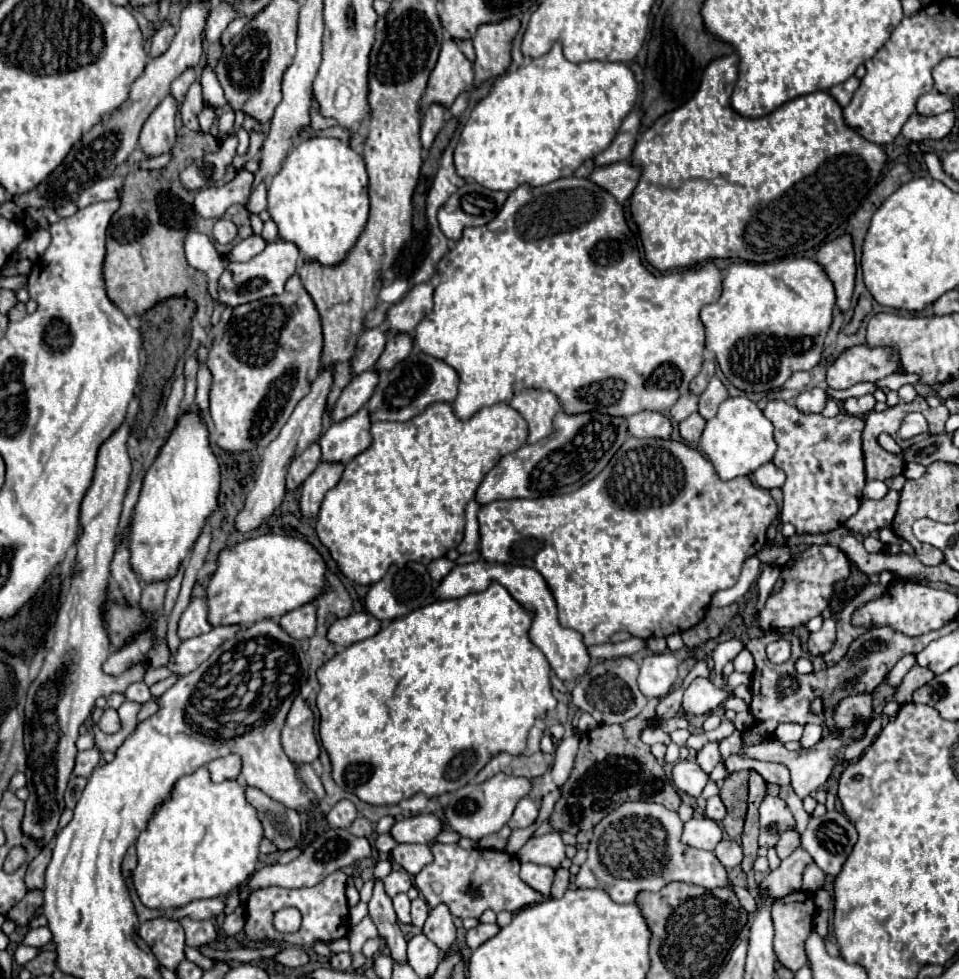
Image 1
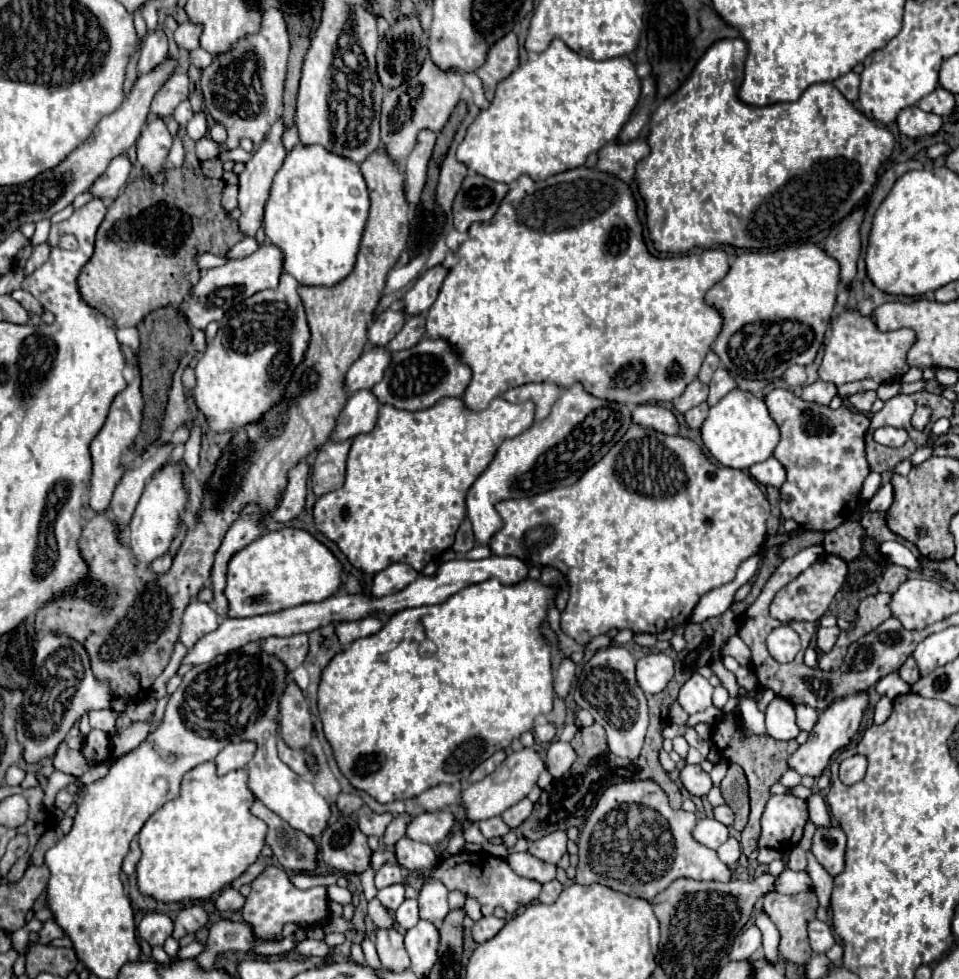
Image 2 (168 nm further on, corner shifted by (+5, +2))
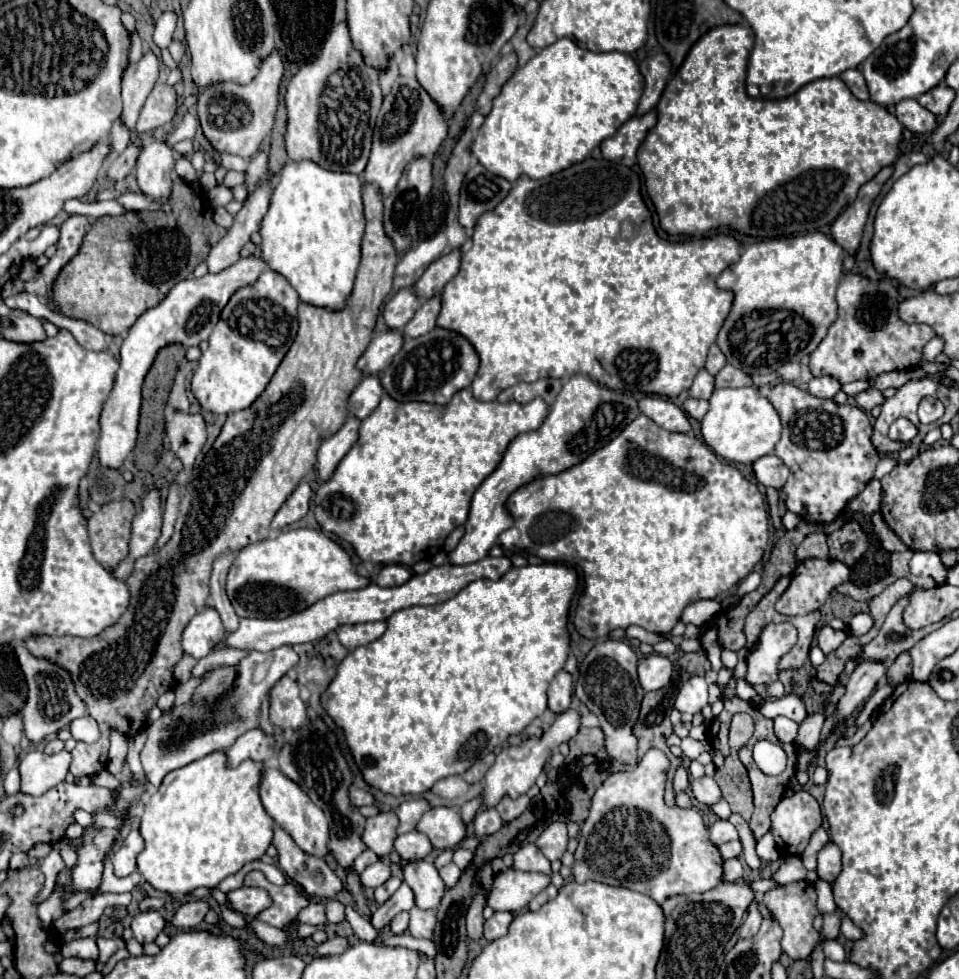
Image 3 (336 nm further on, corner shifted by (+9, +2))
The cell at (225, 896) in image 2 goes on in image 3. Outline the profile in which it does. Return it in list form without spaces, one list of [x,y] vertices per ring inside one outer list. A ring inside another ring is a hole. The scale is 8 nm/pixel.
[[[240,887],[240,889],[228,893],[228,903],[238,913],[256,917],[260,911],[264,911],[266,907],[272,905],[272,899],[270,899],[268,891],[264,891],[264,889],[258,889],[258,887]]]

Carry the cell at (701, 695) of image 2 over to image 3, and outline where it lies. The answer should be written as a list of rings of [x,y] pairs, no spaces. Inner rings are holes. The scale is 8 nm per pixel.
[[[692,677],[688,683],[684,683],[676,695],[674,707],[680,713],[698,713],[708,703],[708,683],[704,677]]]

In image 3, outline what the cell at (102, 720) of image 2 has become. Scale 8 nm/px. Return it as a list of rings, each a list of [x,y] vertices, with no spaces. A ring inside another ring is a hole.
[[[84,715],[84,717],[78,717],[70,723],[70,733],[76,741],[82,741],[82,743],[94,743],[100,739],[100,729],[98,729],[98,723],[90,717],[90,715]]]

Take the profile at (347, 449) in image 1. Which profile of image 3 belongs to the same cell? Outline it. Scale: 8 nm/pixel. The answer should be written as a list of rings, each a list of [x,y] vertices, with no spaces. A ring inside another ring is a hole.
[[[366,375],[364,381],[354,389],[354,393],[348,399],[350,415],[356,415],[358,419],[366,419],[380,403],[380,397],[384,393],[384,387],[376,375]]]

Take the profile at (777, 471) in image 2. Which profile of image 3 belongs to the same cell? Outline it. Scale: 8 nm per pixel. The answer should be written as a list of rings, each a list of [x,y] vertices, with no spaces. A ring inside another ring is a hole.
[[[764,455],[758,461],[754,461],[754,473],[756,479],[764,485],[764,487],[774,487],[774,489],[782,489],[790,471],[784,465],[782,459],[778,459],[776,455]]]

